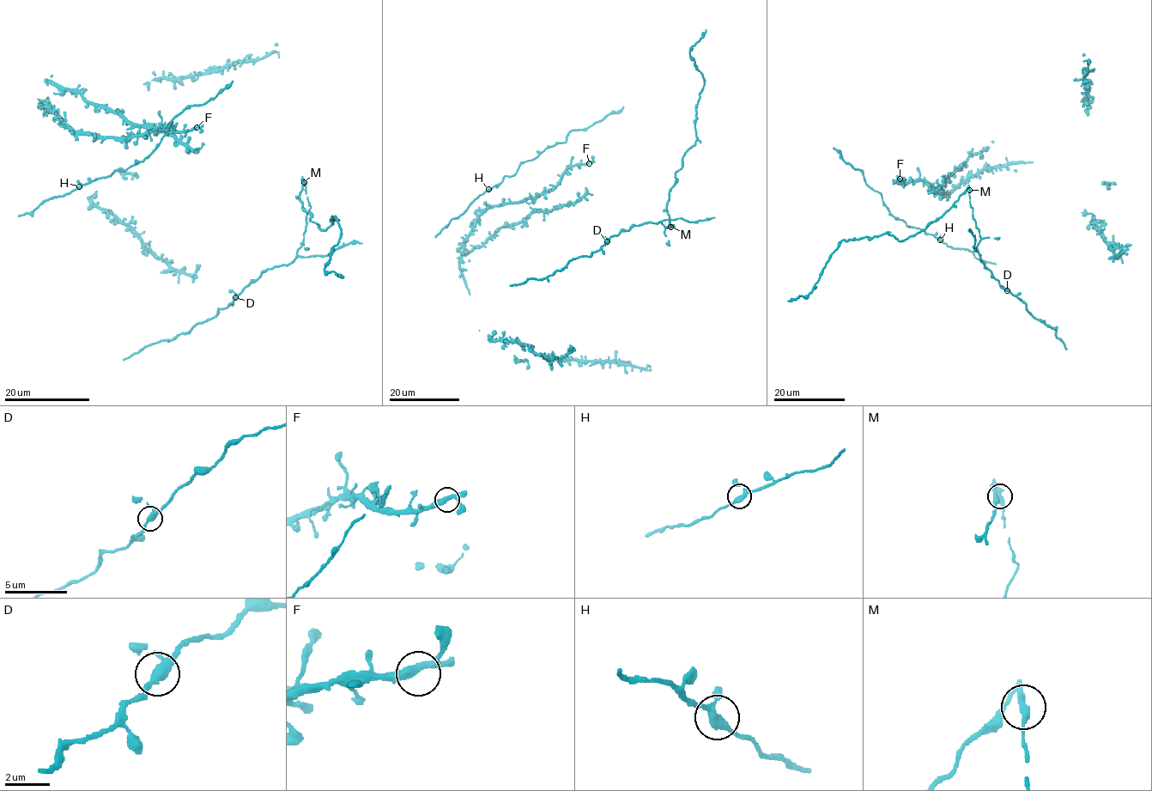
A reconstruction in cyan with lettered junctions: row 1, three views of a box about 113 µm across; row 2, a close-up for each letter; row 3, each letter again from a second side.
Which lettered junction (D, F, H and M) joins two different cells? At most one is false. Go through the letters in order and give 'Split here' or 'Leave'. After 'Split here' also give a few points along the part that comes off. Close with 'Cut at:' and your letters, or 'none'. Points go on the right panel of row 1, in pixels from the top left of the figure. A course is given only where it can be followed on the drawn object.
D: Leave
F: Leave
H: Leave
M: Split here. Course of the part to remove: (969, 189), (967, 187), (948, 210), (923, 230), (903, 240), (888, 234), (841, 240), (809, 294), (787, 301)
Cut at: M

